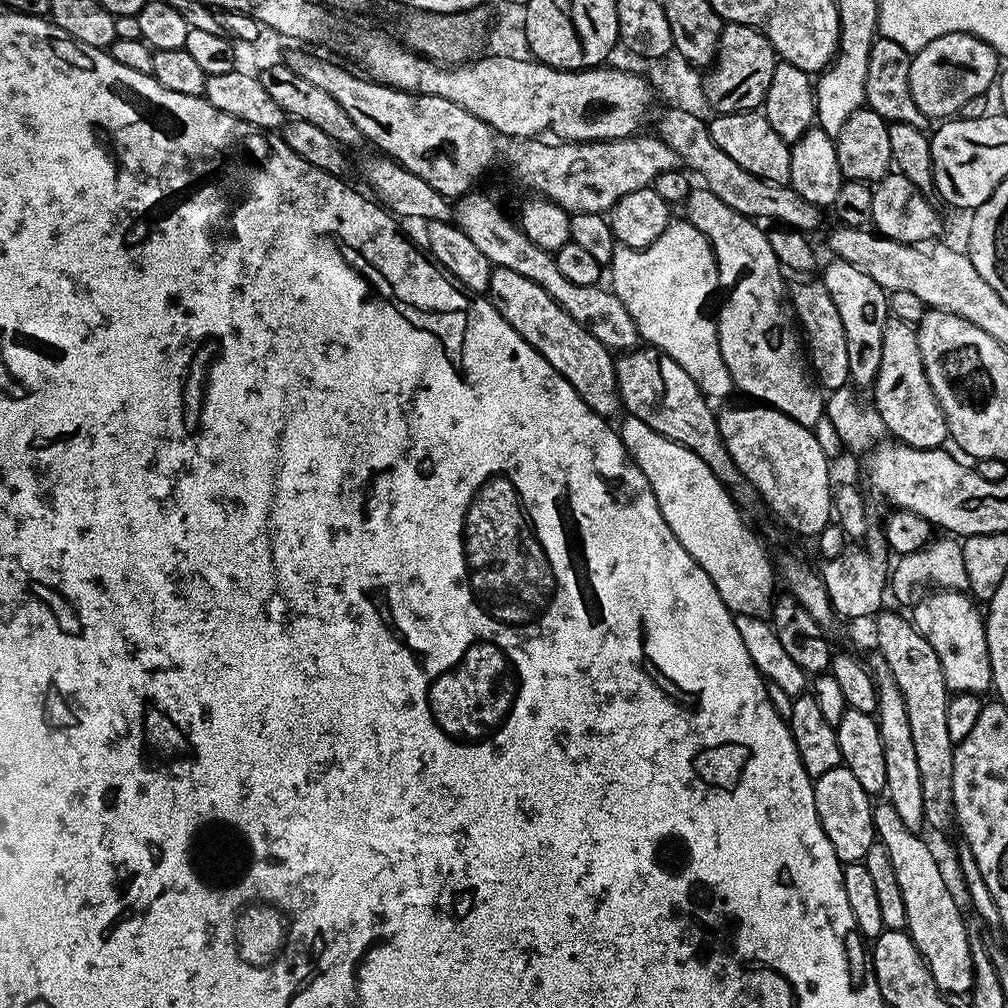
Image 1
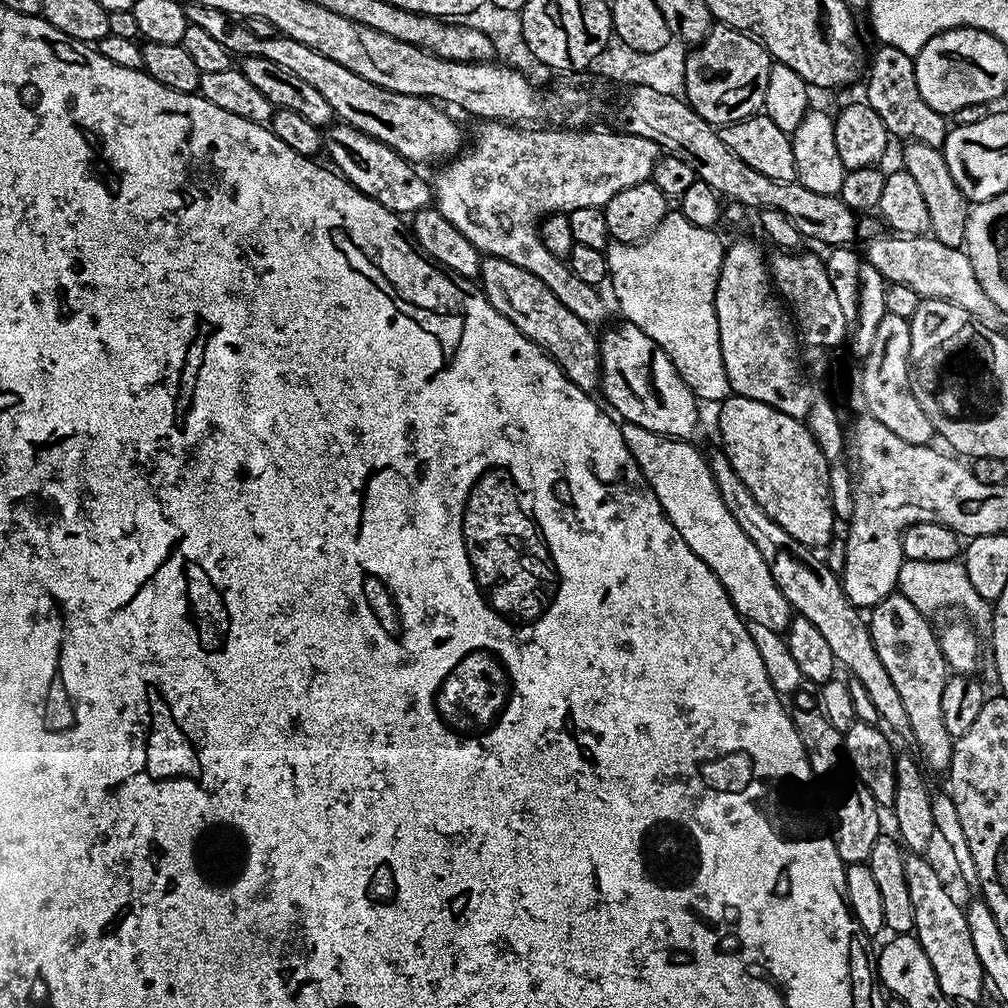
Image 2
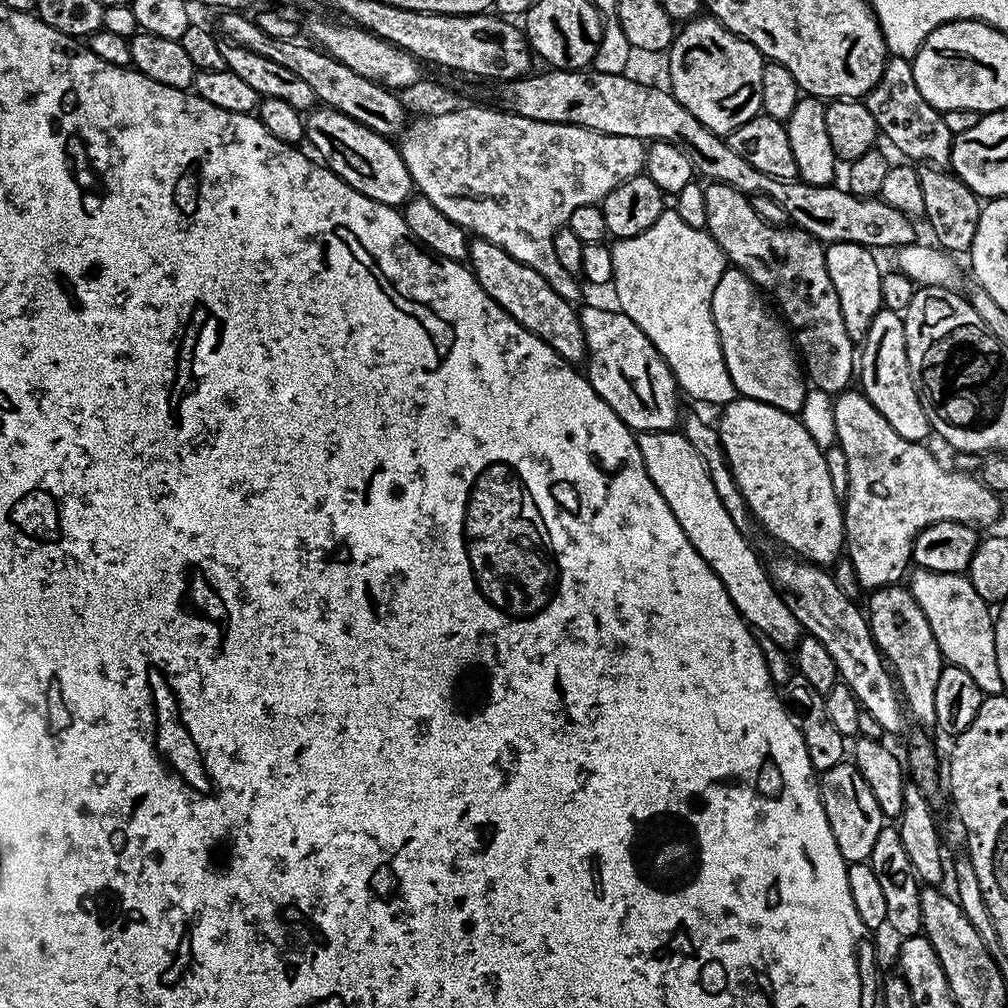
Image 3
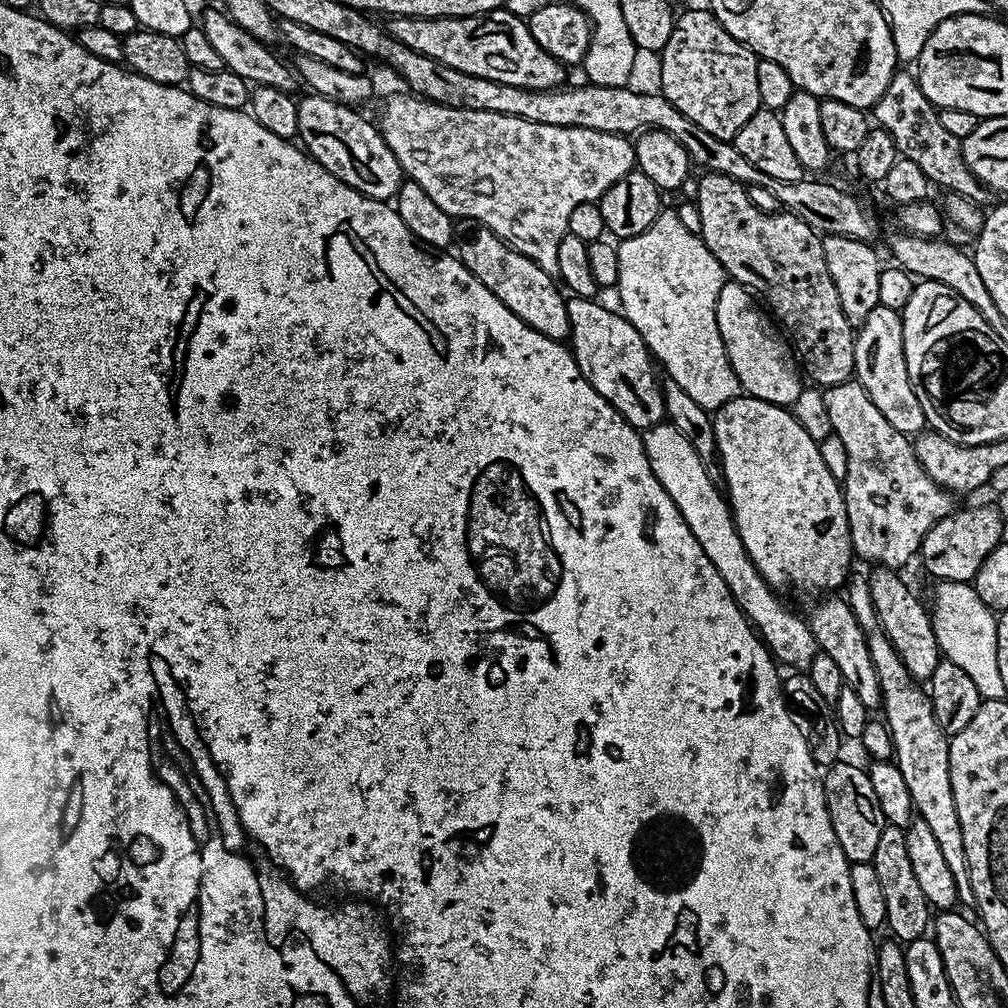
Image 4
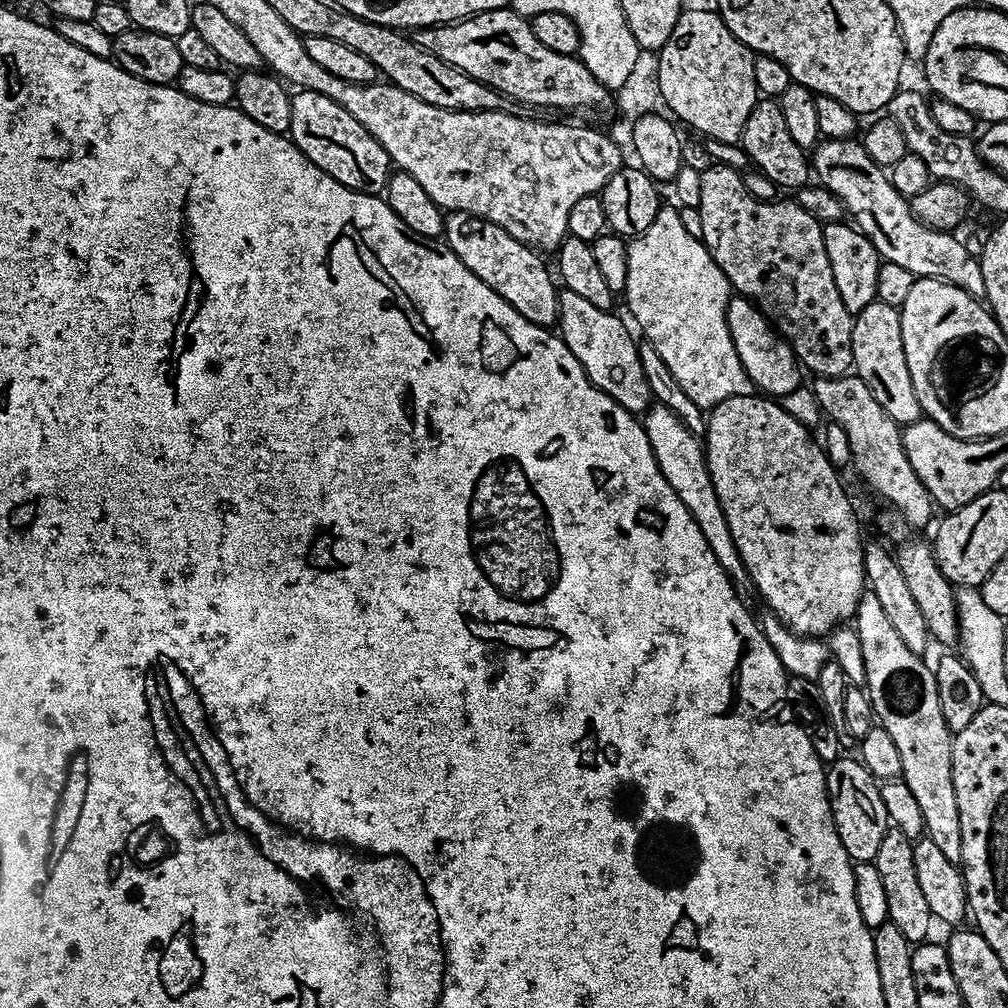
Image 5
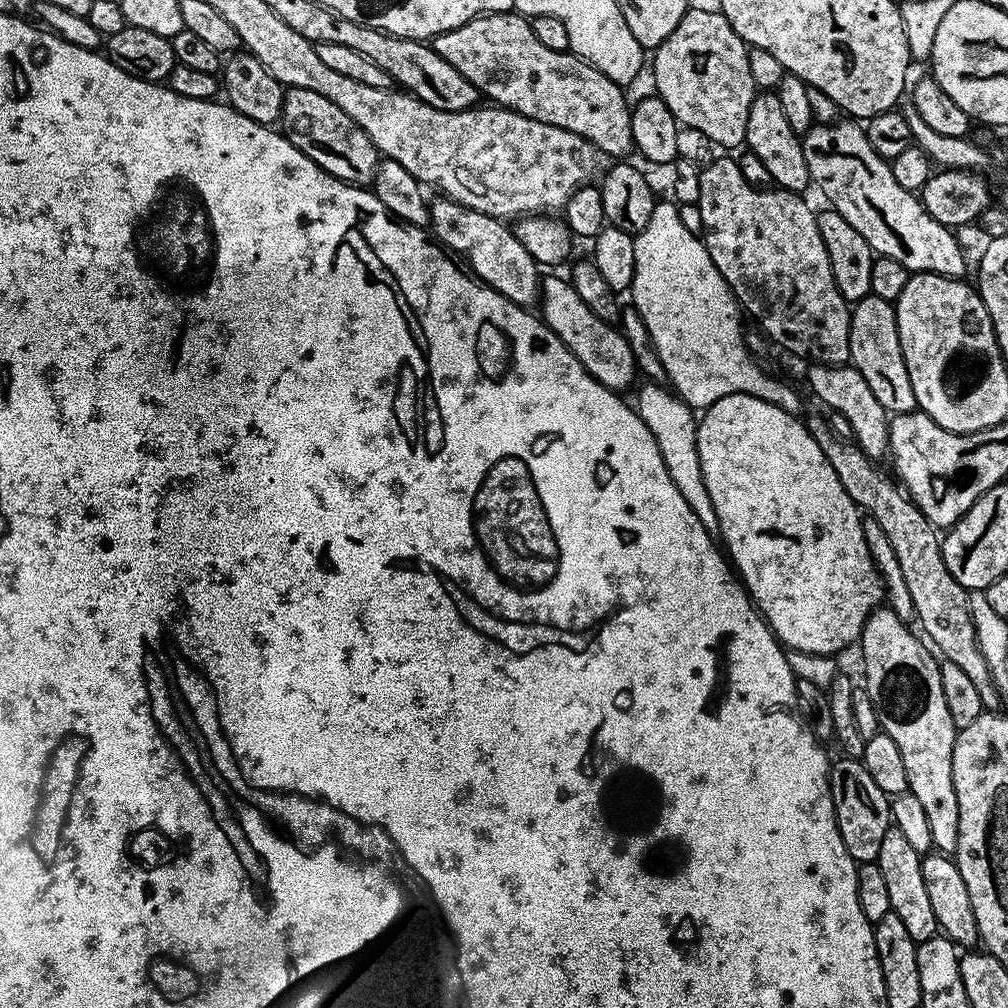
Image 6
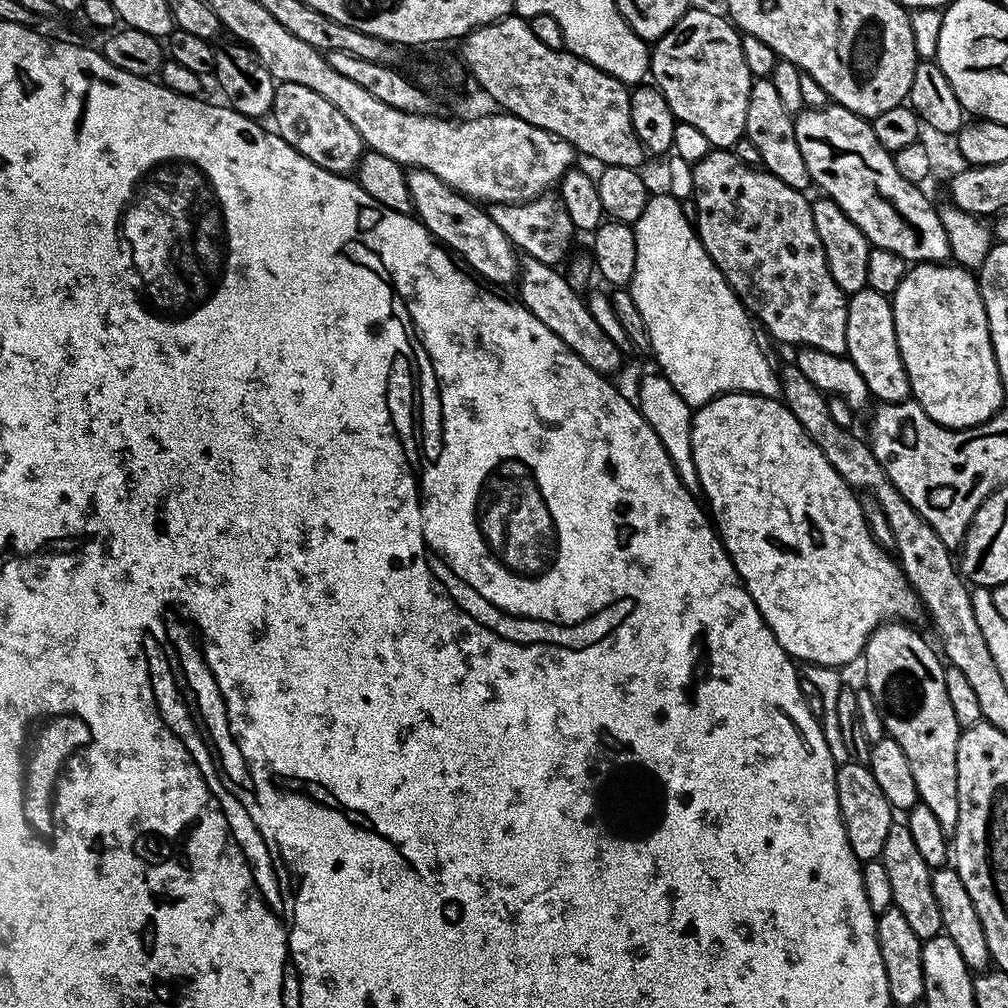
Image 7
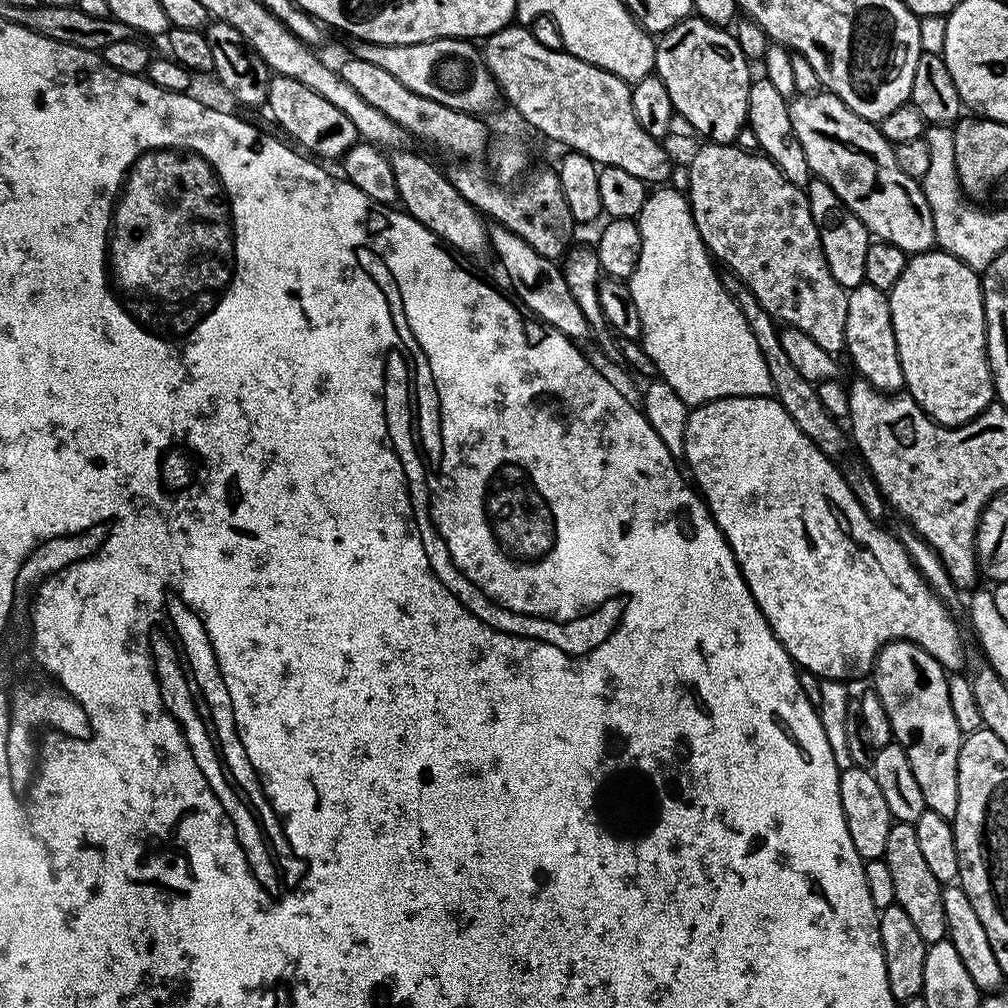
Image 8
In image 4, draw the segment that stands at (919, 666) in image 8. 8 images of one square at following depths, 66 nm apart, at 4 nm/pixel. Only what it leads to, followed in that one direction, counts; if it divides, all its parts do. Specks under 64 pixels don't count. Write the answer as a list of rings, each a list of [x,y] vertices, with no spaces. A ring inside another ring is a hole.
[[[853,571],[849,575],[846,581],[846,599],[852,607],[854,618],[858,618],[858,626],[862,626],[868,638],[870,658],[874,662],[874,670],[880,683],[882,716],[892,732],[894,762],[898,770],[902,770],[902,778],[906,778],[915,815],[928,823],[930,830],[934,830],[934,839],[938,841],[938,847],[942,849],[950,866],[950,874],[954,874],[959,903],[975,905],[974,886],[970,884],[970,870],[966,862],[966,846],[962,842],[958,810],[954,810],[954,794],[950,786],[949,737],[936,723],[932,698],[925,685],[914,679],[910,670],[906,670],[902,658],[879,628],[874,602],[870,598],[868,578],[863,571]]]

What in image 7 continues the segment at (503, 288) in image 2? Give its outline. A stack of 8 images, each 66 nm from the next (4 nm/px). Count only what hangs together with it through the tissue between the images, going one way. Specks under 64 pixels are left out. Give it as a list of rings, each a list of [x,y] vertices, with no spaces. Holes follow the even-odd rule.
[[[411,169],[407,173],[410,198],[415,215],[421,224],[426,225],[430,234],[445,248],[456,252],[472,268],[477,276],[496,286],[508,284],[518,276],[518,252],[513,248],[506,234],[498,230],[498,222],[490,218],[487,211],[477,201],[451,188],[442,178],[430,174],[430,170]]]

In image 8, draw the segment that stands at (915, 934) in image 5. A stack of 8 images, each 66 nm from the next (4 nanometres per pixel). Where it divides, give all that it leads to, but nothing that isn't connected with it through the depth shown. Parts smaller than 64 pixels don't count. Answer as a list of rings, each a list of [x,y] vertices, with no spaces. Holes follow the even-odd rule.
[[[893,823],[890,835],[886,837],[886,850],[882,858],[886,866],[890,866],[896,895],[895,904],[906,910],[910,922],[914,922],[924,943],[930,945],[945,939],[948,935],[948,927],[942,910],[942,886],[938,878],[934,878],[934,874],[923,858],[922,849],[918,846],[915,824]]]

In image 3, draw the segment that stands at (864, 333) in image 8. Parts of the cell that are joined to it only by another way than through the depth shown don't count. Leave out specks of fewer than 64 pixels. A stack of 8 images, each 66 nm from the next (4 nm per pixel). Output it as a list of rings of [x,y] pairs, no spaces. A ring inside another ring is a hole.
[[[881,307],[880,312],[874,314],[874,322],[870,322],[870,330],[858,352],[858,384],[878,414],[882,414],[882,418],[886,418],[886,422],[890,422],[890,426],[902,434],[902,438],[927,441],[930,425],[910,378],[910,366],[906,358],[906,330],[901,313]]]

